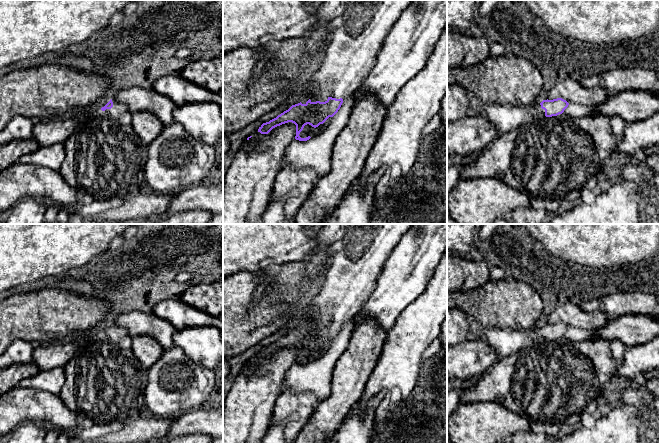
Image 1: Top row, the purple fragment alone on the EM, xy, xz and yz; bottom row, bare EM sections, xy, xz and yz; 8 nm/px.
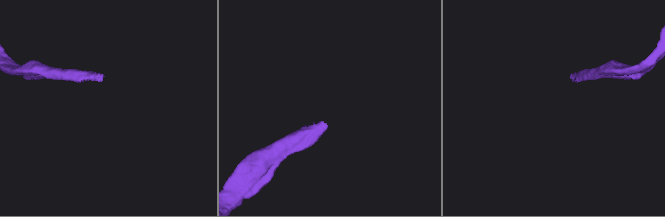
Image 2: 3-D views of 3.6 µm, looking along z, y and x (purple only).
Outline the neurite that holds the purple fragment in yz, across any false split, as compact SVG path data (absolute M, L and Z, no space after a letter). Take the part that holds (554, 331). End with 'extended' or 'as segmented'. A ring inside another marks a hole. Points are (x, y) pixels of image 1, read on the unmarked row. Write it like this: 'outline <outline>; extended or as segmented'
outline M562 322L543 324L531 332L524 329L487 328L477 338L485 341L498 356L504 358L518 352L530 341L552 341L562 338L568 329L569 327Z; extended

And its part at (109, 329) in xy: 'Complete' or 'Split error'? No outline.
Split error

